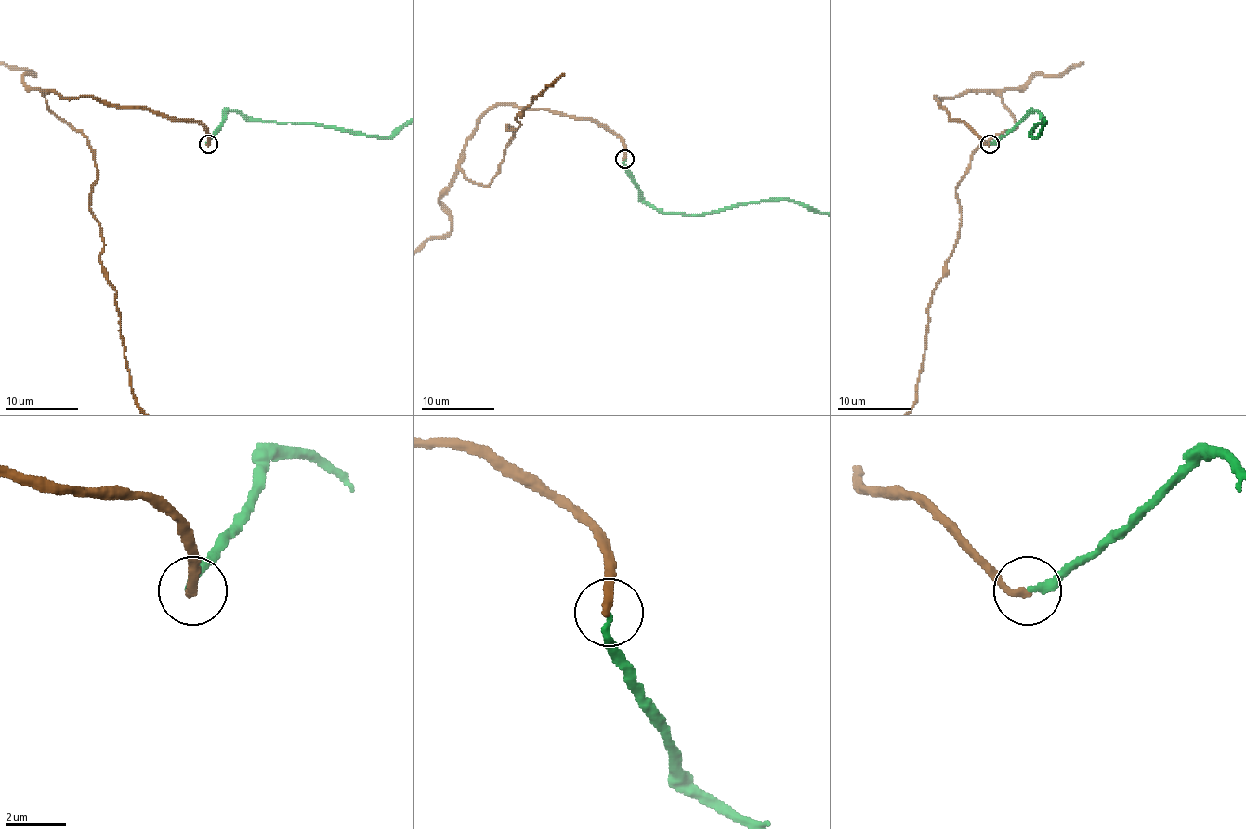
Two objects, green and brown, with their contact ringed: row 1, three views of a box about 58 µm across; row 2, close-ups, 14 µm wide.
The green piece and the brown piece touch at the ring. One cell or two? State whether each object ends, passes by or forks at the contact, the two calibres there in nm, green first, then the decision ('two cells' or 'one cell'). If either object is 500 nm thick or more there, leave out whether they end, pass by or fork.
green ends | brown ends | 240/280 nm | one cell

